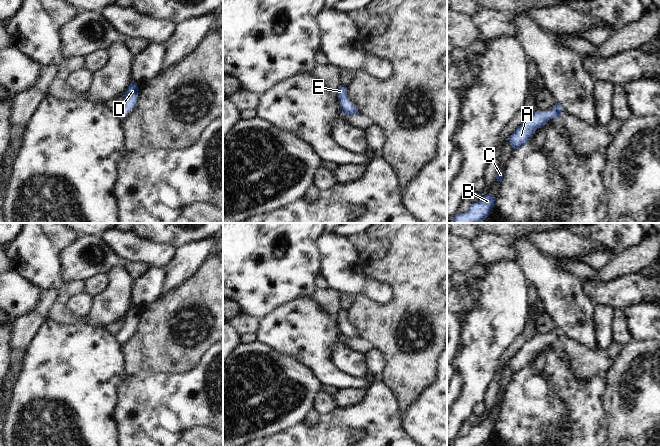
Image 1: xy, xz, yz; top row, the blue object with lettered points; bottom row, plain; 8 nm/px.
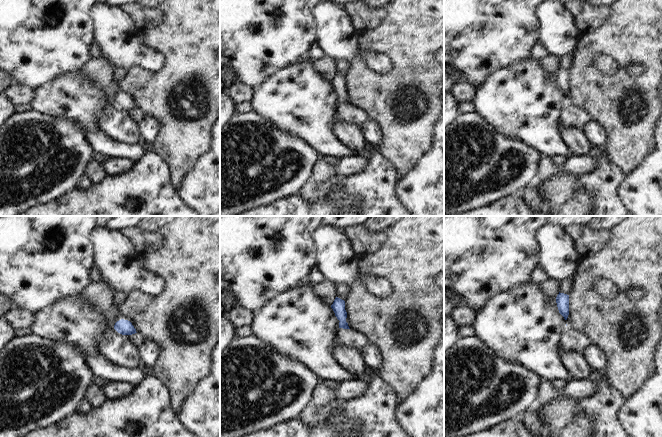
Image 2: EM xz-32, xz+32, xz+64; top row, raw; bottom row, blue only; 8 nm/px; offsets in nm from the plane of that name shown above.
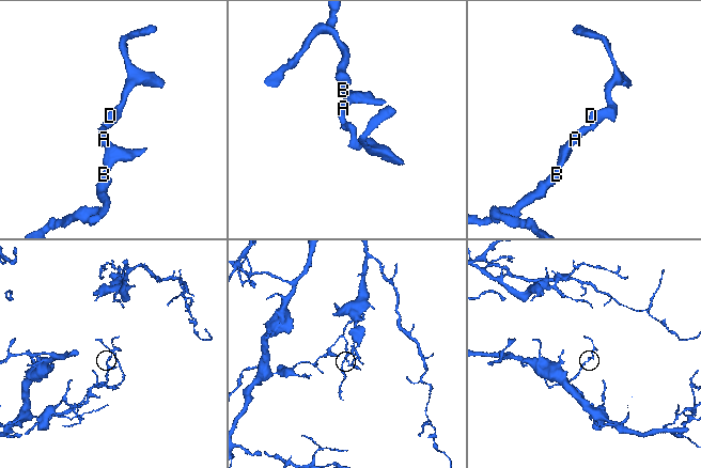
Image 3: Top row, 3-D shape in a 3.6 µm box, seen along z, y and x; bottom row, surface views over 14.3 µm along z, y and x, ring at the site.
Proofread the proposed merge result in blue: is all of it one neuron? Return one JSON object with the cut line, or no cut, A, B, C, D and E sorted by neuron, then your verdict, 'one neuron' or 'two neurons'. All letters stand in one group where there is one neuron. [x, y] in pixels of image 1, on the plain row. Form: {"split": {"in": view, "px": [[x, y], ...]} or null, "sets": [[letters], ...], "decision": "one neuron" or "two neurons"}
{"split": null, "sets": [["A", "B", "C", "D", "E"]], "decision": "one neuron"}

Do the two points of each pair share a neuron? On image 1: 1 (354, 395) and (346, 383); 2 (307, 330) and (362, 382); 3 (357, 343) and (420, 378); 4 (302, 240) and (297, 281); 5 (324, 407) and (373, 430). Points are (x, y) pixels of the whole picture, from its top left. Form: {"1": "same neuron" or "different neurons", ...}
{"1": "different neurons", "2": "same neuron", "3": "different neurons", "4": "same neuron", "5": "different neurons"}

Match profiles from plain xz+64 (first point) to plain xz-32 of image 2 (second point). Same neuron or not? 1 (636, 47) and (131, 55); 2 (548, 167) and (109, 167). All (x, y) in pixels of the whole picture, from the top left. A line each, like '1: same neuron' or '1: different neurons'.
1: different neurons
2: different neurons

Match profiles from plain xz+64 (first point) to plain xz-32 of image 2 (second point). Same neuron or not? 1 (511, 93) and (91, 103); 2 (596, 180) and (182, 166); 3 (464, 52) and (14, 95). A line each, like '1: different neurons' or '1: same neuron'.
1: same neuron
2: different neurons
3: different neurons

